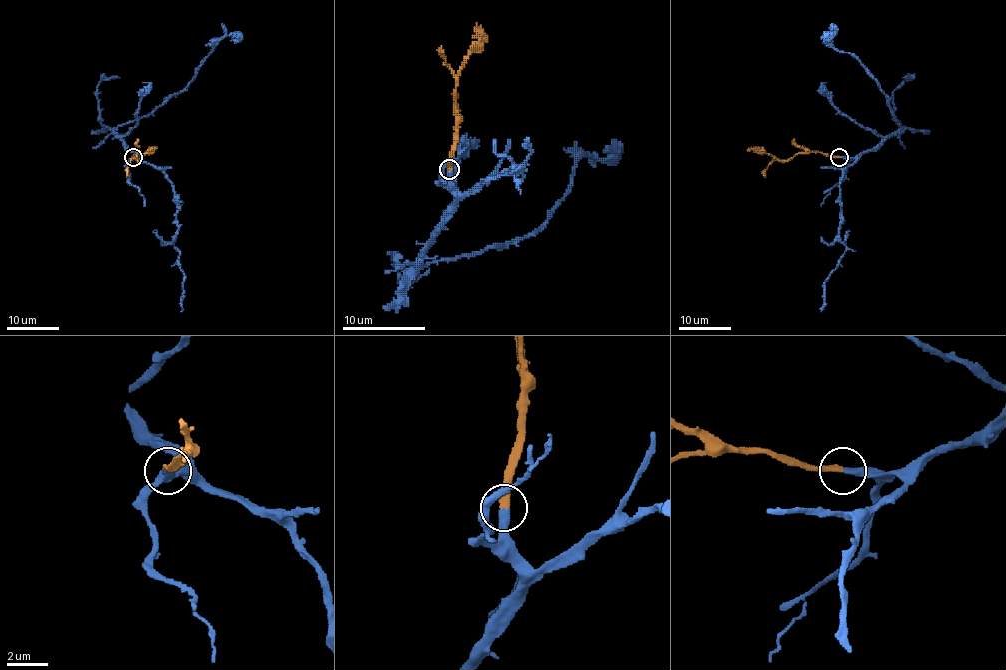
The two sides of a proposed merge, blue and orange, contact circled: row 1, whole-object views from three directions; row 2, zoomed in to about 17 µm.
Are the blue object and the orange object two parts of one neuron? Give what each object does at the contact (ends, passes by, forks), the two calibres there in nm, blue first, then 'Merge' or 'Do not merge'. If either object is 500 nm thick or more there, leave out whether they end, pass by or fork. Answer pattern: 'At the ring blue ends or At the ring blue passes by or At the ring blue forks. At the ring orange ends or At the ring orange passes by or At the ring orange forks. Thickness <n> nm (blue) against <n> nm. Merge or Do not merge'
At the ring blue ends. At the ring orange ends. Thickness 340 nm (blue) against 320 nm. Merge

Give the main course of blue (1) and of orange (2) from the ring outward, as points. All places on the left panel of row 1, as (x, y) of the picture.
1: (133, 157), (137, 155), (116, 135), (117, 127), (147, 117), (182, 90), (216, 43), (232, 35), (238, 39)
2: (133, 157), (137, 152), (137, 160), (150, 151)

